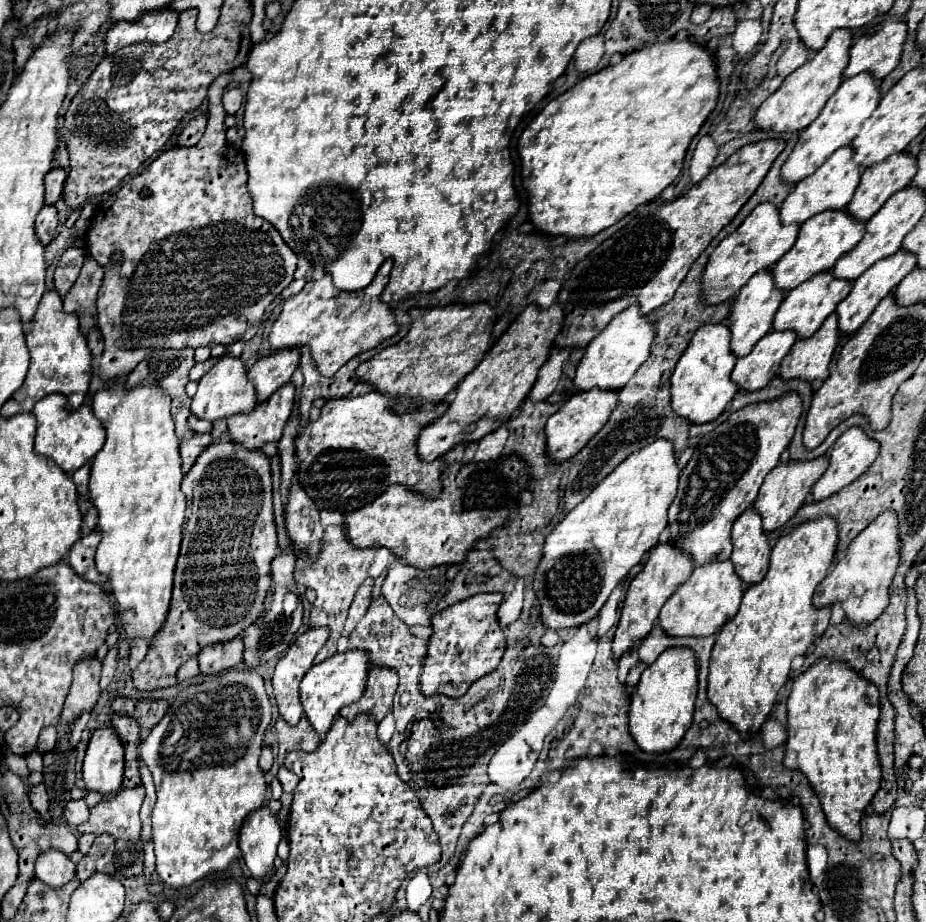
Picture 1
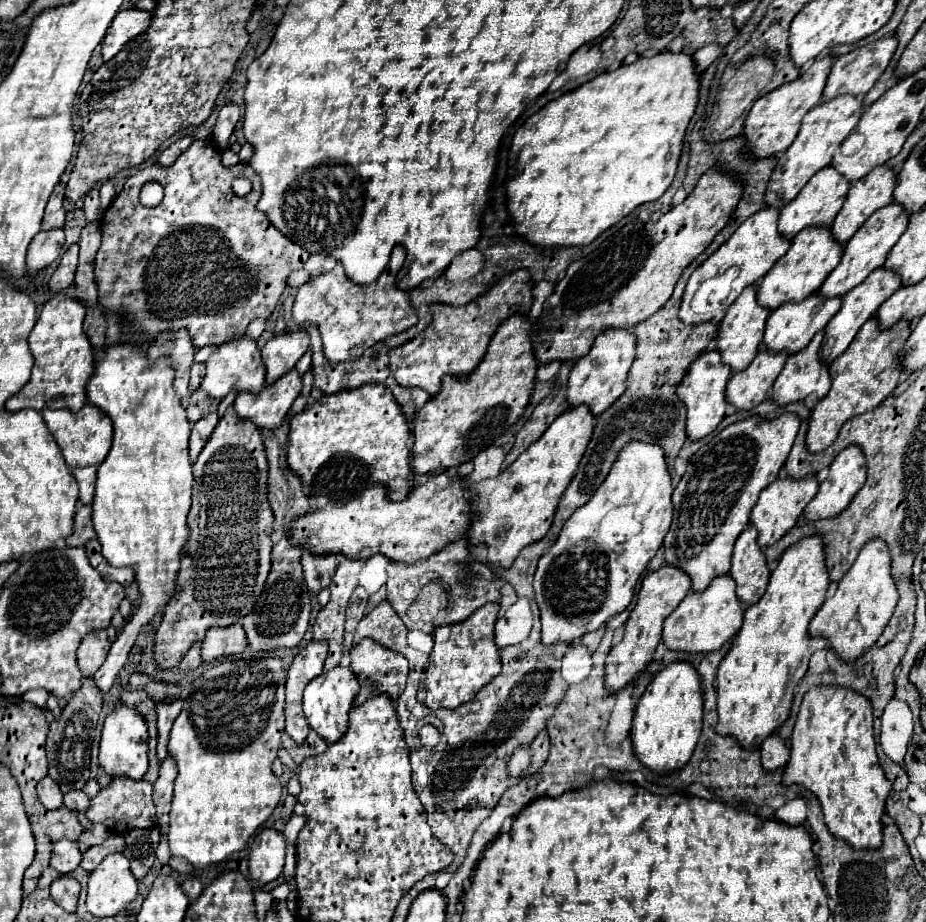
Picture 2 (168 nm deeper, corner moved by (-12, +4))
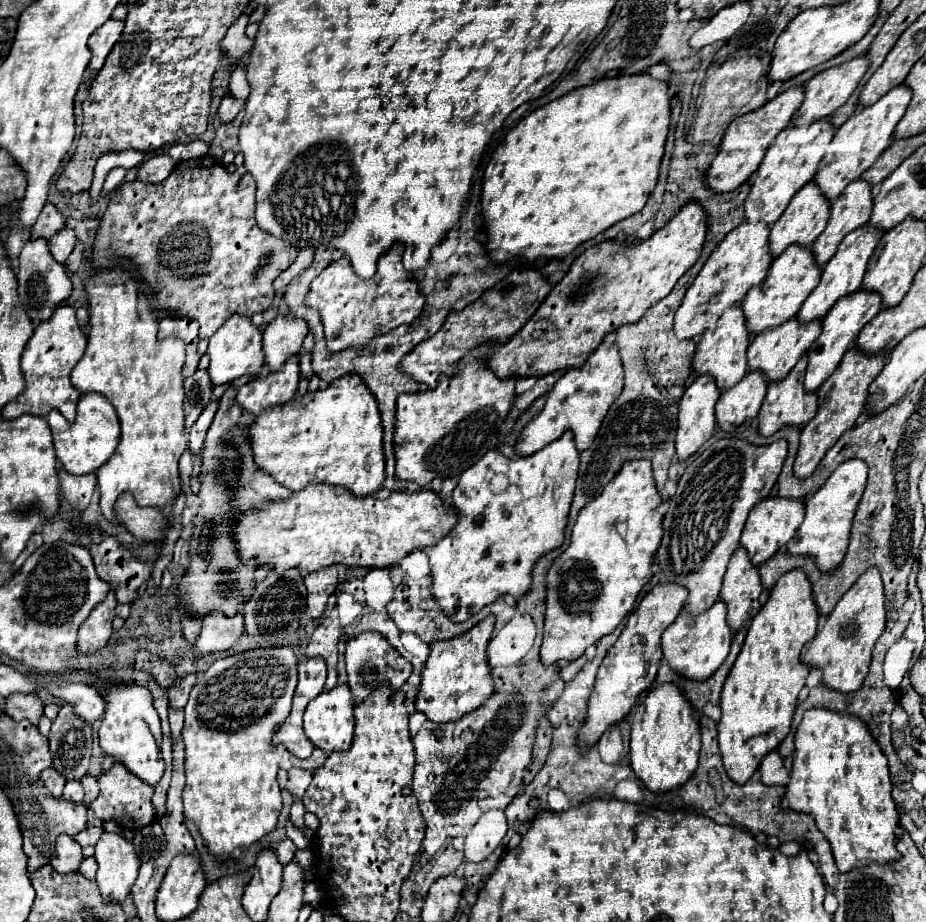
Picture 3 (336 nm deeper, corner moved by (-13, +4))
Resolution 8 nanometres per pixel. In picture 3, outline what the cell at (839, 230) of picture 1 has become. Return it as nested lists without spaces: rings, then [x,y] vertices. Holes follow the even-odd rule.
[[[789,246],[789,250],[785,250],[785,254],[777,256],[773,260],[773,266],[767,272],[767,278],[753,286],[747,296],[743,298],[743,314],[747,320],[747,326],[753,334],[759,334],[767,328],[775,328],[779,324],[783,324],[785,320],[789,320],[791,316],[795,316],[799,312],[799,308],[803,306],[805,298],[813,292],[813,288],[819,284],[821,280],[821,266],[817,264],[811,248],[809,250],[801,250],[801,246]]]

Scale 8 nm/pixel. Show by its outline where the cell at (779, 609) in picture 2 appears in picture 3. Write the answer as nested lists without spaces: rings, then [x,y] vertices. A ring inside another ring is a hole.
[[[795,568],[785,572],[777,580],[773,590],[769,592],[767,602],[749,624],[743,648],[721,690],[721,720],[717,724],[719,730],[717,740],[719,740],[723,766],[729,778],[737,784],[745,784],[751,778],[751,774],[759,768],[763,756],[775,750],[791,728],[791,720],[797,706],[797,694],[805,686],[805,678],[809,674],[809,666],[801,662],[801,648],[817,632],[817,618],[819,614],[817,614],[817,604],[813,602],[813,588],[809,586],[809,578],[805,570]]]

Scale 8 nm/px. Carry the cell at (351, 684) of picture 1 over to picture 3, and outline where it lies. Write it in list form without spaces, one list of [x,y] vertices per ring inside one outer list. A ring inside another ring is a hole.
[[[339,684],[333,690],[321,692],[305,708],[303,726],[305,726],[307,738],[327,754],[335,750],[347,750],[353,740],[353,706],[355,706],[355,700],[347,684]]]

